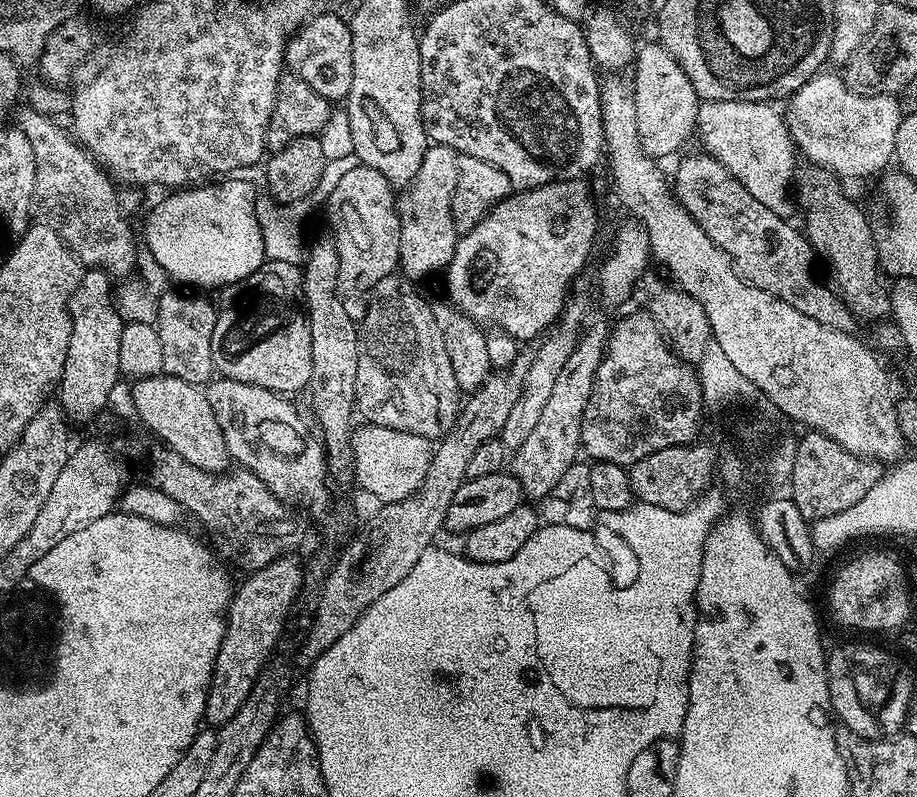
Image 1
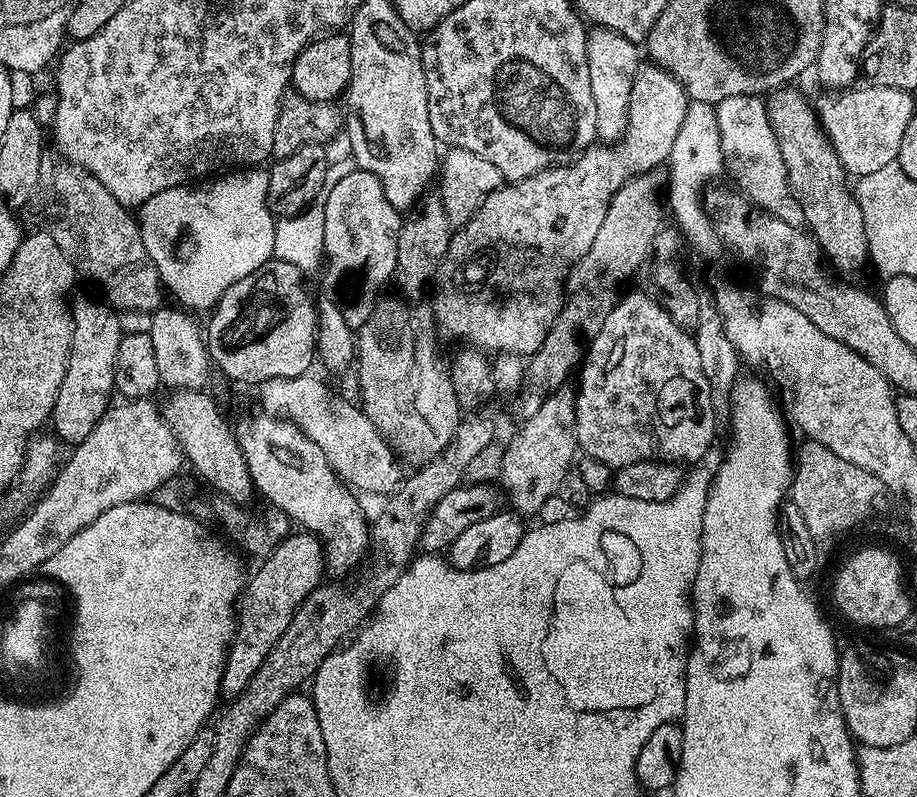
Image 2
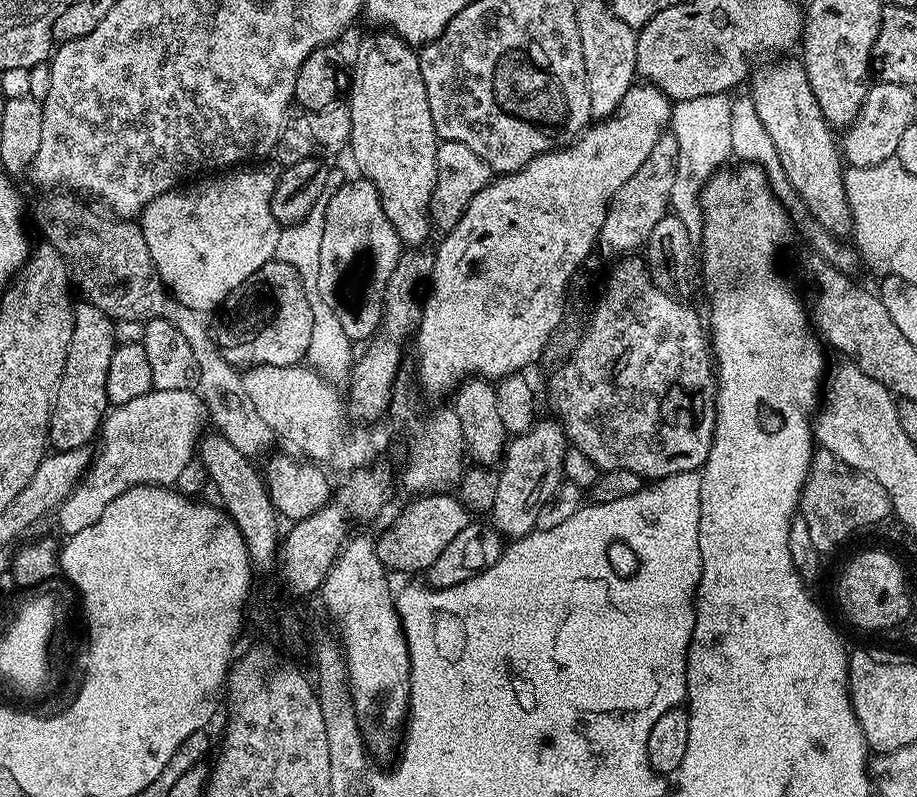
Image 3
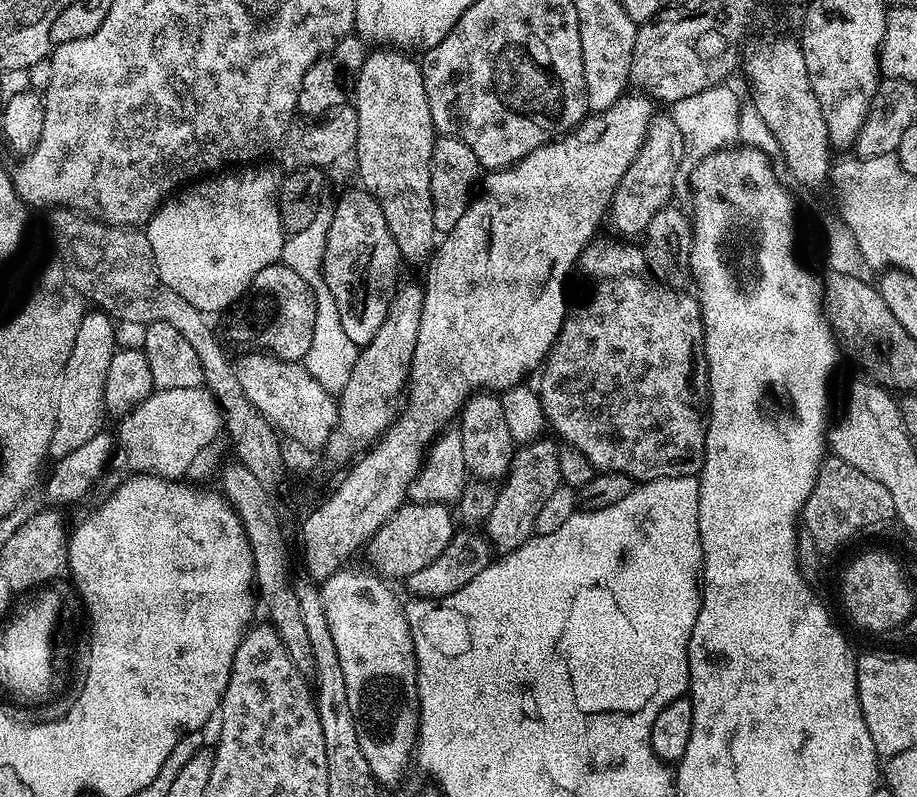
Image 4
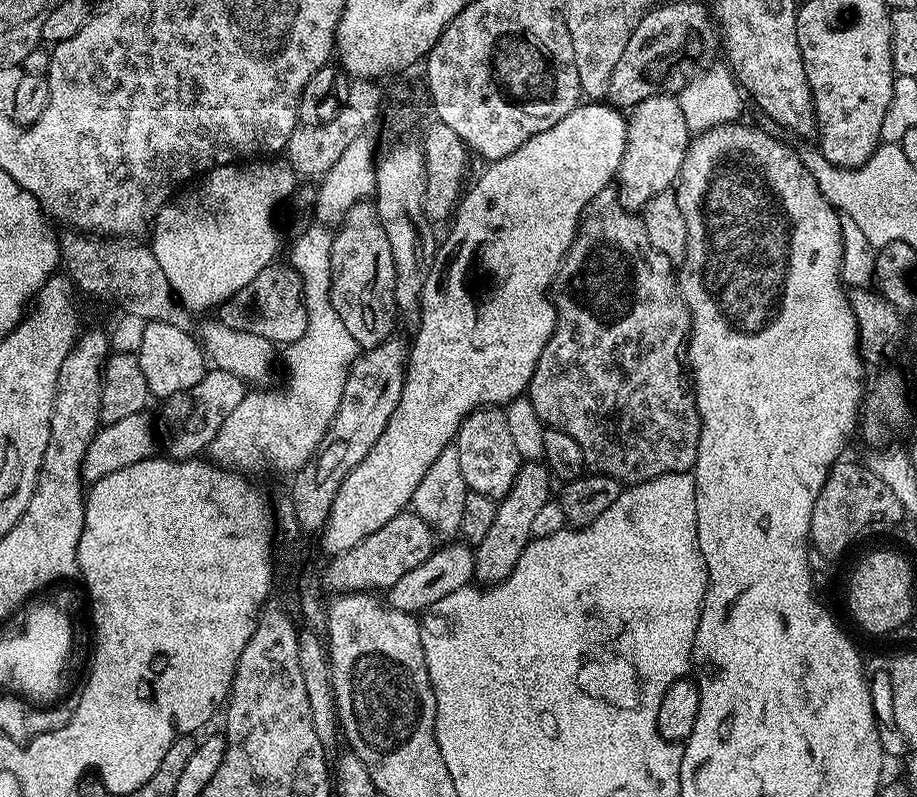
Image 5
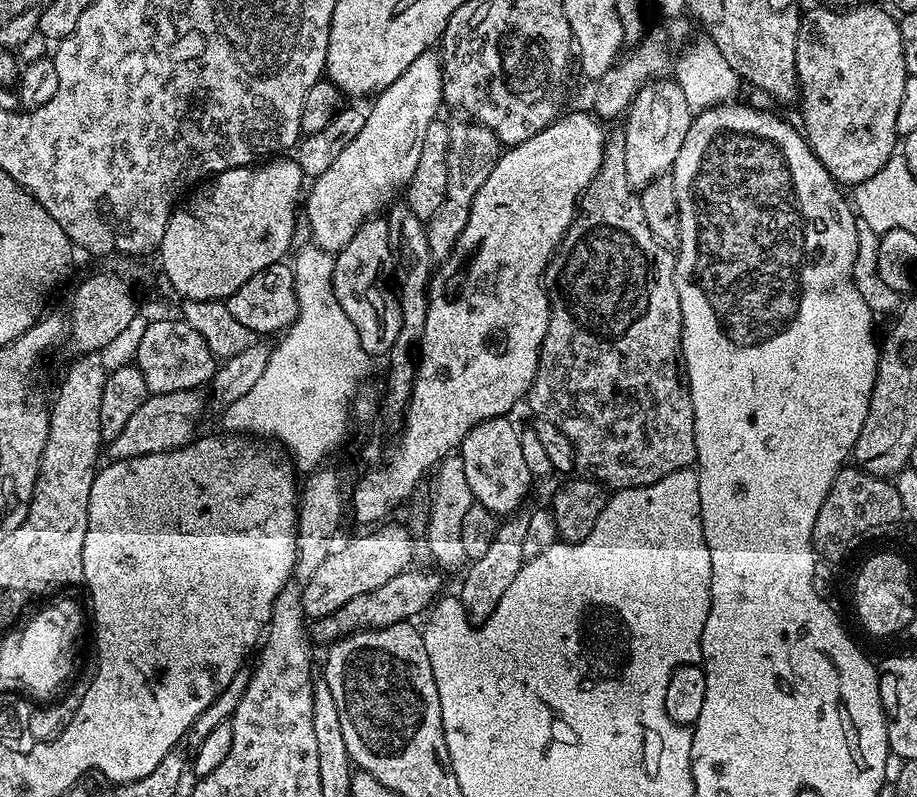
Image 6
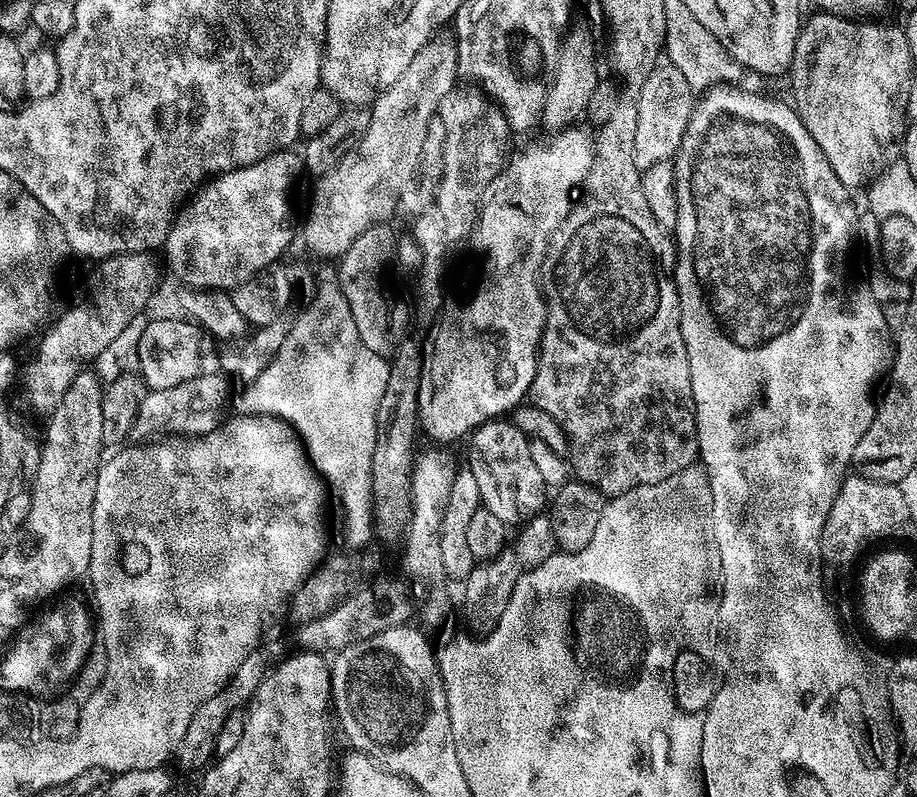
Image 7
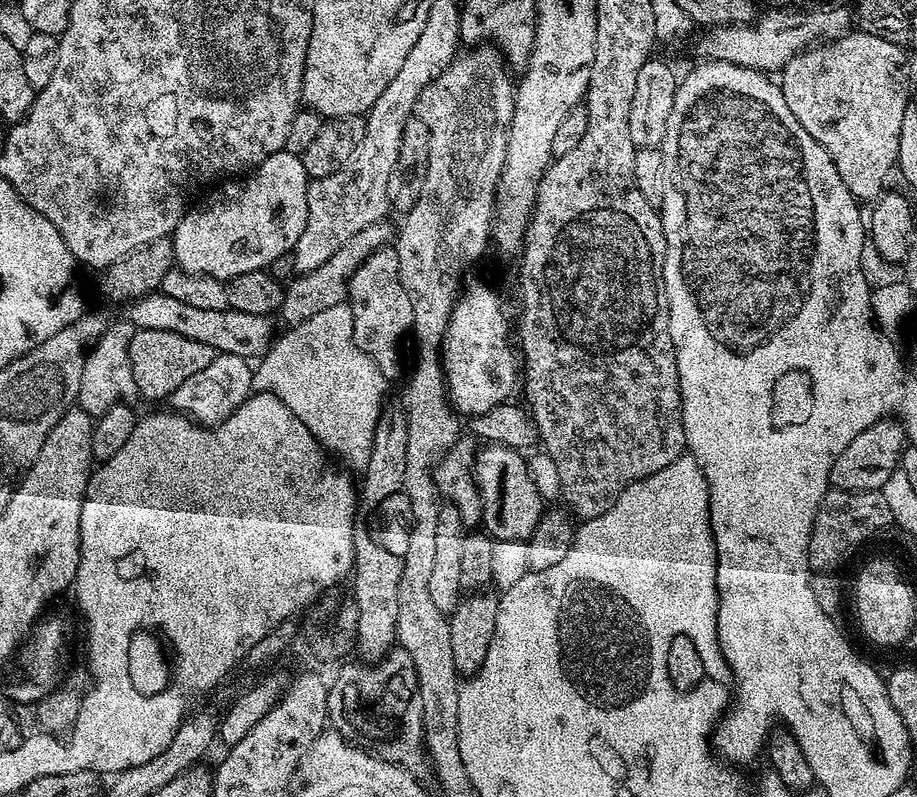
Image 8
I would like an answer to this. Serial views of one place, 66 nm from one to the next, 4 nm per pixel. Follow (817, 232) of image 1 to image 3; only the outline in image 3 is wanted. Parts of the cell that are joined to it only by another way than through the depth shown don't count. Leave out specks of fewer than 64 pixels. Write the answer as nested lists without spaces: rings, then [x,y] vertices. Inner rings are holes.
[[[799,59],[780,60],[777,64],[758,68],[750,80],[750,97],[762,125],[770,134],[790,186],[806,202],[813,218],[829,232],[851,233],[852,216],[843,186],[842,156],[838,151],[838,140],[837,137],[836,140],[832,137],[834,129],[826,122],[822,106],[818,106],[818,98],[814,98],[814,90],[810,90],[803,63]]]

